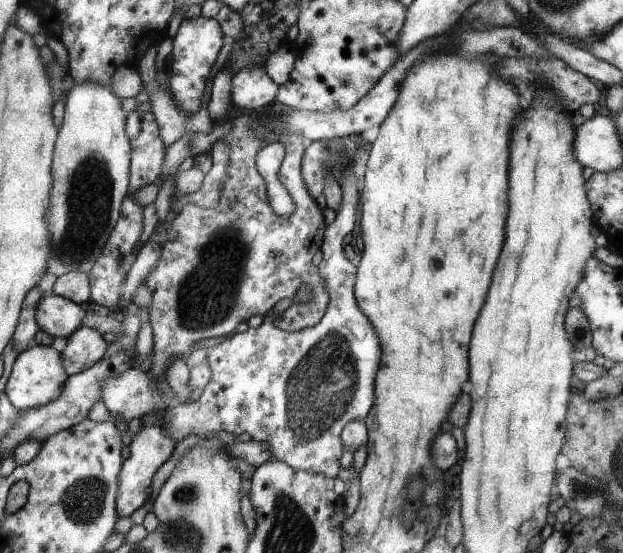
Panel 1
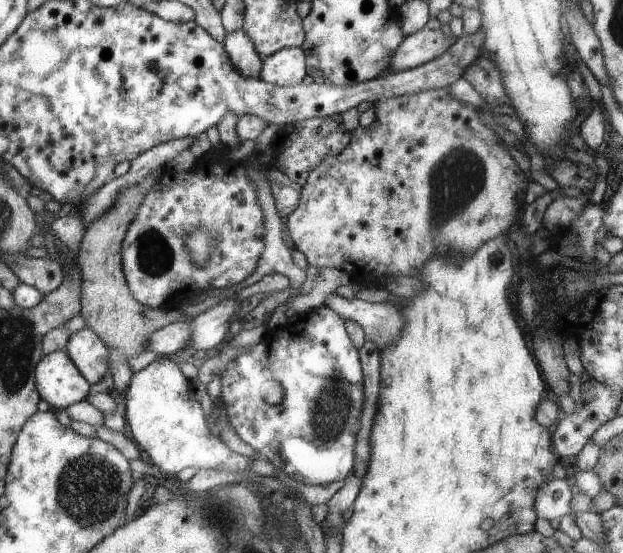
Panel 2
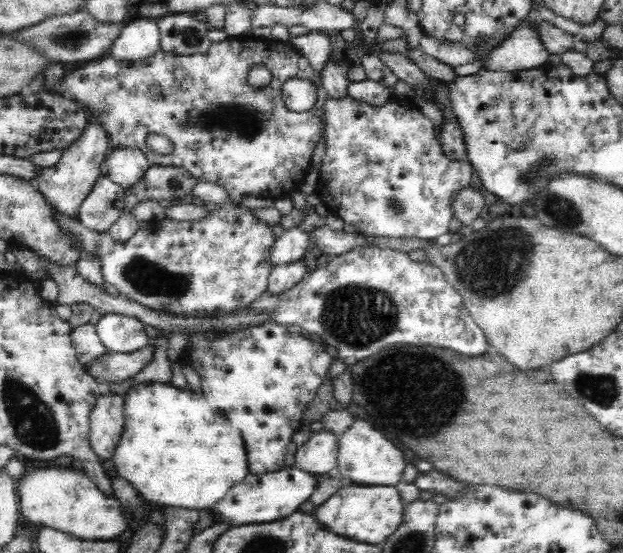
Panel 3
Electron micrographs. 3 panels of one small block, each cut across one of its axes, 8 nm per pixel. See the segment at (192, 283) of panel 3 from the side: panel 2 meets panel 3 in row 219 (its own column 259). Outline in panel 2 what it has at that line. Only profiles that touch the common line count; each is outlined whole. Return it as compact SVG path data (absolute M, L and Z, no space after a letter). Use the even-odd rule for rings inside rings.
M240 27L234 32L224 35L223 49L230 58L231 65L247 77L257 77L261 74L262 60L254 48L254 42ZM219 142L216 147L211 146L192 168L179 176L164 168L157 183L146 193L122 239L122 272L138 304L150 308L174 309L177 304L197 298L201 293L241 283L254 272L264 248L265 218L257 200L257 185L250 180L250 168L255 167L267 179L267 167L257 162L256 152L236 163L225 159L226 154L237 149L239 147L227 149ZM195 227L209 229L212 239L216 240L210 260L201 269L190 260L189 250L185 248L185 238Z

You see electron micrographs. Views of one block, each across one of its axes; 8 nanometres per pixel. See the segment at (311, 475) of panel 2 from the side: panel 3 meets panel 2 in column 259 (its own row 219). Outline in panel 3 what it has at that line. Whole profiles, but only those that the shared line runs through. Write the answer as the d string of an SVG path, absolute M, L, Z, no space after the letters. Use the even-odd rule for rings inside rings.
M329 96L327 102L324 104L323 114L326 142L324 142L324 158L319 168L317 187L314 193L320 198L321 204L326 206L329 215L340 218L344 222L346 229L368 237L388 237L395 239L416 237L425 241L434 242L442 234L448 234L450 232L450 223L455 218L455 211L452 206L454 204L454 196L460 190L470 188L473 168L466 158L456 160L444 154L436 135L434 122L422 114L412 98L394 96L386 104L382 104L382 106L371 106L368 102L354 100L350 96L344 96L342 98L332 98Z

